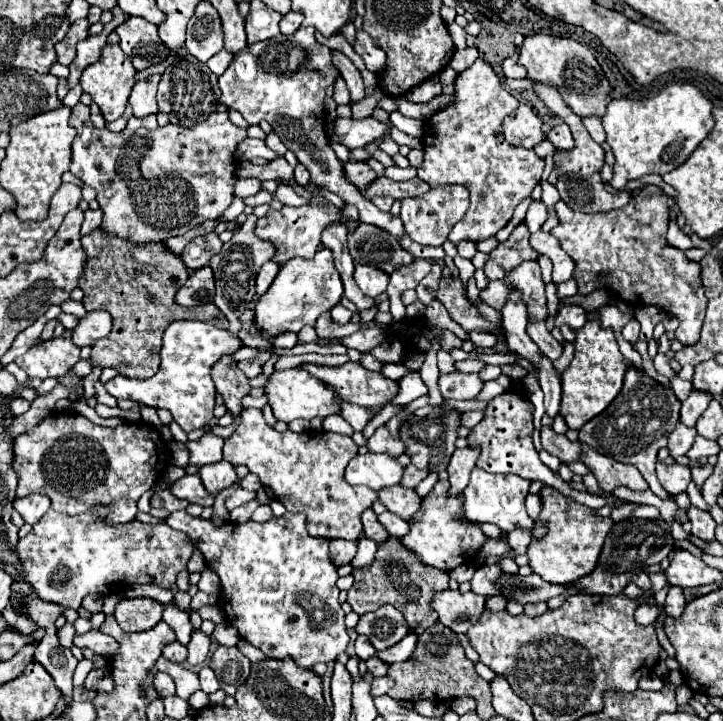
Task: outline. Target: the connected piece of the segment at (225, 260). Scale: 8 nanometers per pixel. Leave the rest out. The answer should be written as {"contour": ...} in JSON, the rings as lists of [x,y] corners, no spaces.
{"contour":[[[234,234],[230,242],[226,242],[222,246],[222,252],[216,254],[210,260],[210,268],[214,270],[214,278],[218,278],[216,282],[216,294],[214,294],[214,304],[224,312],[224,316],[230,322],[230,332],[238,332],[240,330],[240,316],[244,314],[244,310],[254,302],[254,282],[256,282],[256,274],[260,270],[260,266],[270,260],[274,256],[274,246],[270,242],[258,240],[256,236],[252,238],[244,238],[242,234]]]}

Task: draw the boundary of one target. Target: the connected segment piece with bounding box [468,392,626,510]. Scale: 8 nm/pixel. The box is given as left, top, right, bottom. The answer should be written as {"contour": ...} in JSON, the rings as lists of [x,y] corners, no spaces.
{"contour":[[[504,392],[500,396],[496,396],[494,400],[490,400],[488,408],[486,408],[486,416],[484,420],[472,430],[472,434],[468,436],[468,444],[470,446],[478,446],[480,458],[478,458],[478,468],[486,470],[486,472],[500,472],[500,474],[516,474],[528,480],[542,480],[548,486],[560,490],[564,496],[576,500],[578,504],[590,506],[590,508],[602,508],[602,506],[610,506],[610,508],[618,508],[626,502],[622,500],[608,500],[602,496],[594,496],[588,492],[576,492],[574,488],[570,488],[570,484],[566,484],[560,476],[556,476],[546,464],[542,464],[542,460],[538,458],[538,452],[534,450],[532,444],[532,404],[528,398],[524,398],[520,392]]]}

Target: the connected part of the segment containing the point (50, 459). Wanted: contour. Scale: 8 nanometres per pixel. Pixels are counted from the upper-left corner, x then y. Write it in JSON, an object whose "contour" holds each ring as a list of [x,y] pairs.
{"contour":[[[80,414],[44,418],[40,424],[36,424],[36,428],[16,438],[14,454],[14,470],[18,472],[18,496],[28,496],[34,492],[46,494],[52,502],[52,508],[68,516],[84,514],[102,504],[108,506],[108,514],[104,516],[106,524],[124,524],[134,520],[138,512],[138,498],[158,482],[168,464],[168,450],[150,424],[124,422],[116,428],[104,428],[92,424]]]}

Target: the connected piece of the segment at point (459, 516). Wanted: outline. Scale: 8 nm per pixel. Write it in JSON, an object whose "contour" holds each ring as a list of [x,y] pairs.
{"contour":[[[438,480],[434,490],[426,498],[422,498],[422,506],[414,516],[414,520],[410,522],[410,532],[402,538],[404,546],[414,554],[418,554],[424,564],[438,570],[450,572],[460,564],[472,564],[478,550],[486,542],[486,534],[478,524],[472,522],[464,524],[466,516],[462,504],[464,504],[462,494],[456,498],[448,496],[448,480]]]}

